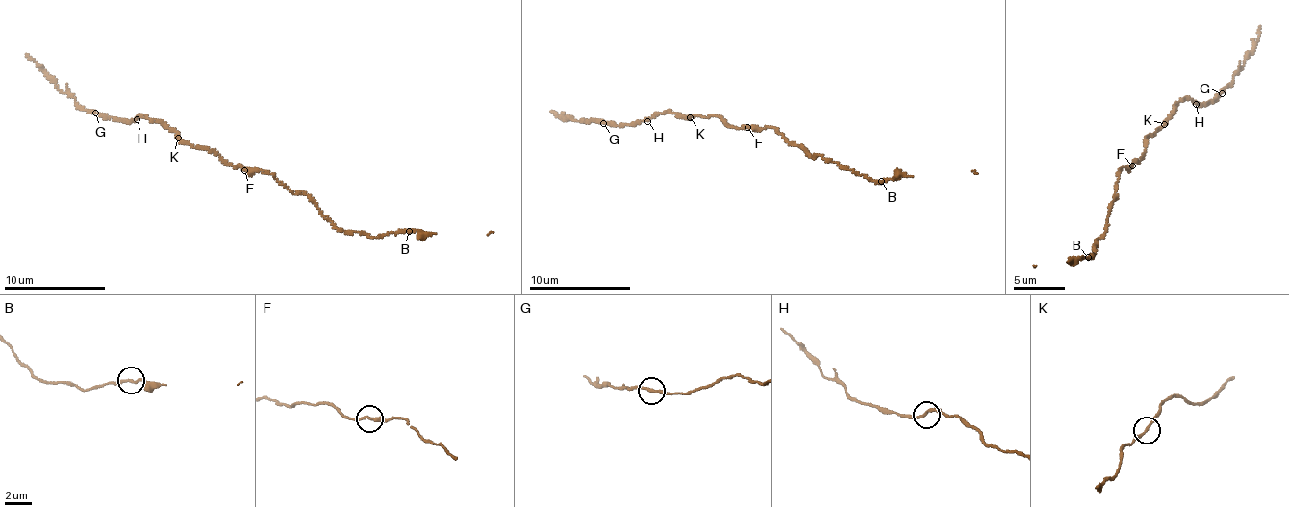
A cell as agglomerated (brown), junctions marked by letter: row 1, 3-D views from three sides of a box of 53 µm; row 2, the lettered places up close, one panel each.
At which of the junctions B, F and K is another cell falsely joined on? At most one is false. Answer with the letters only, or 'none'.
K

